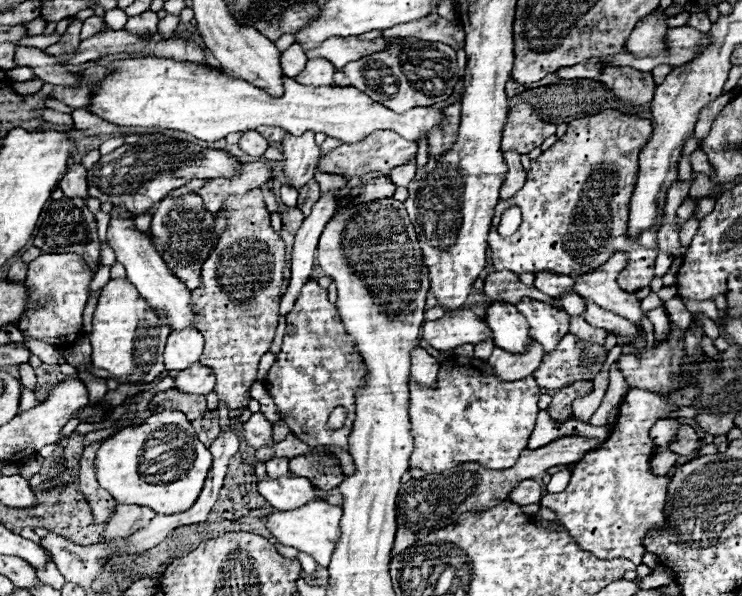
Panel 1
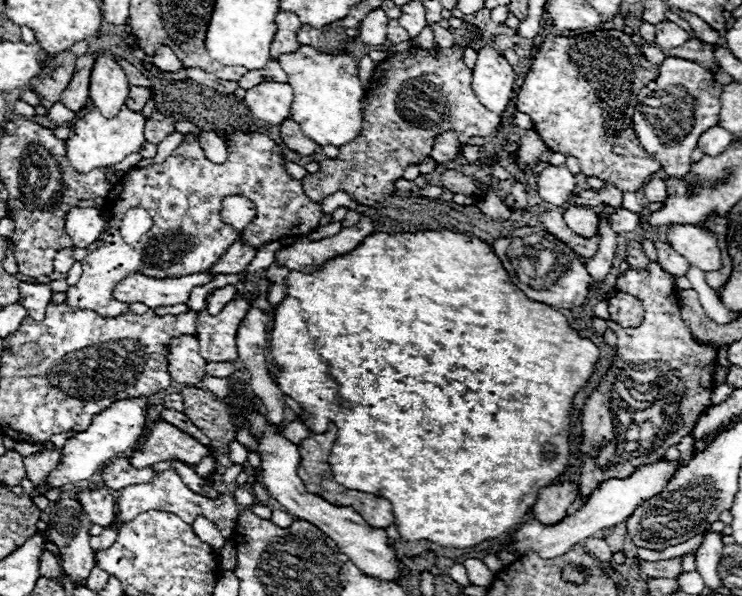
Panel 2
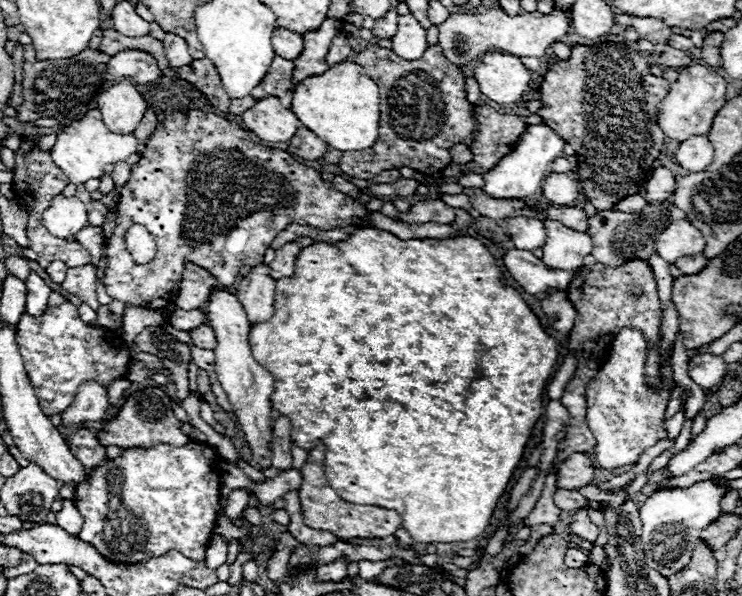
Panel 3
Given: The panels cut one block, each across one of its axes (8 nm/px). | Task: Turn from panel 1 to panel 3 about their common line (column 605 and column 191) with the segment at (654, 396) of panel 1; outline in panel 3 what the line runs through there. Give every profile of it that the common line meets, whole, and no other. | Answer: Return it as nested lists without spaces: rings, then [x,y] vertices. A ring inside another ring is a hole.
[[[190,442],[180,448],[170,444],[156,444],[148,450],[122,450],[120,458],[90,470],[88,482],[76,488],[74,504],[84,518],[80,538],[94,544],[102,556],[112,558],[114,562],[134,564],[144,558],[164,556],[168,550],[180,550],[190,560],[204,560],[204,552],[218,516],[222,476],[220,464],[222,460],[218,458],[216,450],[198,442]]]

